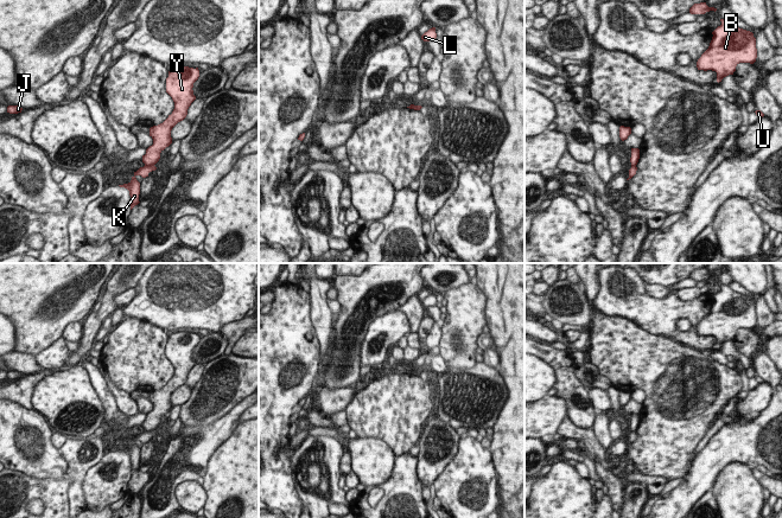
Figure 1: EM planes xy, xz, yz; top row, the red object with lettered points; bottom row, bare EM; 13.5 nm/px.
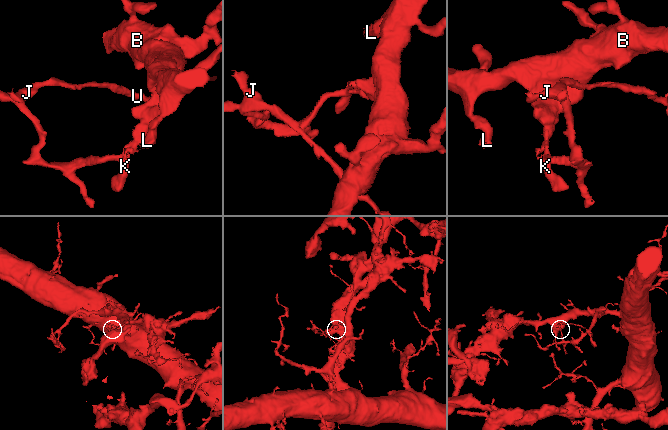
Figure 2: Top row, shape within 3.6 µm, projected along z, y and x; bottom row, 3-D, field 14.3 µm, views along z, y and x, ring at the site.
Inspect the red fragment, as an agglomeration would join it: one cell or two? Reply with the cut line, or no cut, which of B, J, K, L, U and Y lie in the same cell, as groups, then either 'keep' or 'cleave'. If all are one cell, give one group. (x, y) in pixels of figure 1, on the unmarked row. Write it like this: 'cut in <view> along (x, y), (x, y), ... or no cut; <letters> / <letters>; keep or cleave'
cut in xy along (153, 429), (145, 432); B L Y / J K U; cleave

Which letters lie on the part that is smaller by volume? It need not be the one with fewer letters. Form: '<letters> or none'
J, K, U

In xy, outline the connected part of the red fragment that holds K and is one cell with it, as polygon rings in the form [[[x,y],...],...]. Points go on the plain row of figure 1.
[[[154,430],[140,433],[136,437],[134,437],[132,446],[128,449],[119,450],[120,453],[125,453],[129,456],[131,475],[140,468],[139,467],[140,448],[136,446],[135,442],[141,441],[142,443],[146,443],[148,442],[150,437],[155,436],[155,435],[157,433]]]

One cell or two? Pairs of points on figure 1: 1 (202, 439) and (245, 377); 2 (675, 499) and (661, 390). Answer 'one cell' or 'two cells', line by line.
1: two cells
2: two cells

